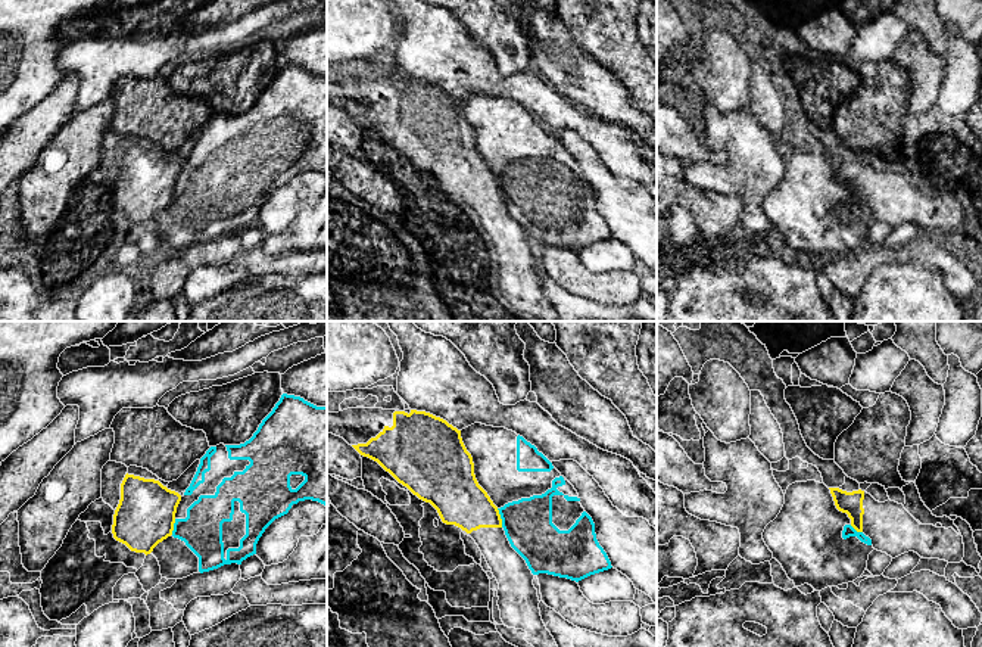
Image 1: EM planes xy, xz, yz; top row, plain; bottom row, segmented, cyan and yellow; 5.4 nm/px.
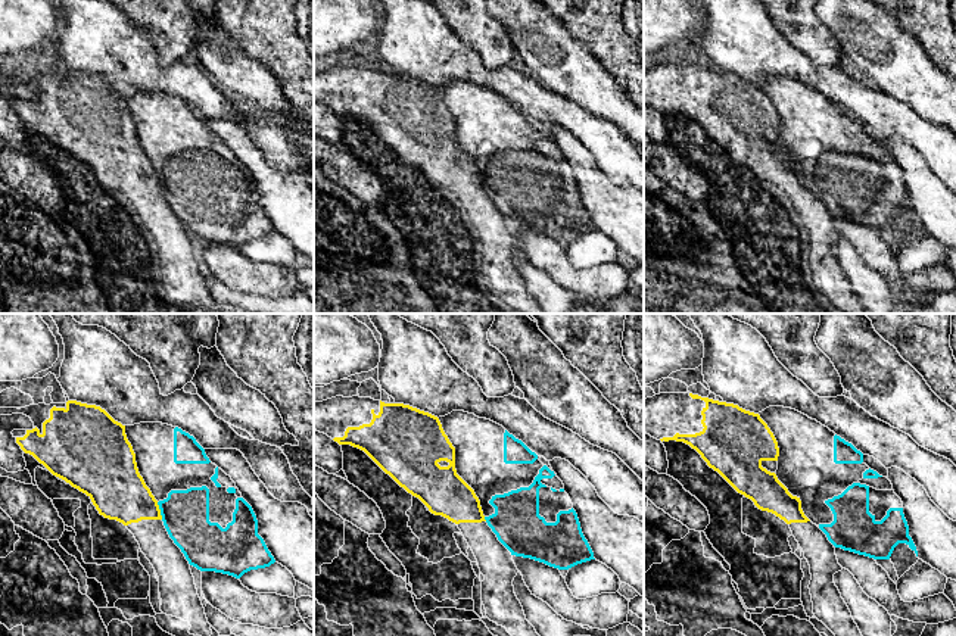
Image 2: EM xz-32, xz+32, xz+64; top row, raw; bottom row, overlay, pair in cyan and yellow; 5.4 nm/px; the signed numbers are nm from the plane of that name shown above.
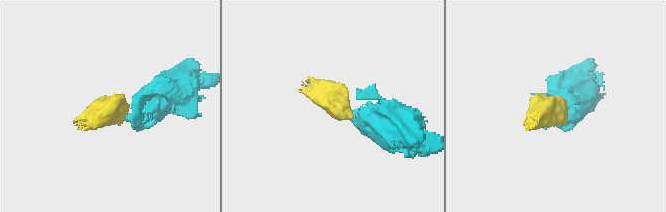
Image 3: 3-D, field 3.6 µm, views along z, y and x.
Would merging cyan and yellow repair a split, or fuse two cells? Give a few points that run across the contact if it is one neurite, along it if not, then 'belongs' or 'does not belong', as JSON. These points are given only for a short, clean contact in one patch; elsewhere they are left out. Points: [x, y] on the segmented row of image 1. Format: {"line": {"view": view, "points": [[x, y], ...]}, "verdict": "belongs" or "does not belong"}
{"line": {"view": "xz", "points": [[496, 509], [502, 526]]}, "verdict": "does not belong"}

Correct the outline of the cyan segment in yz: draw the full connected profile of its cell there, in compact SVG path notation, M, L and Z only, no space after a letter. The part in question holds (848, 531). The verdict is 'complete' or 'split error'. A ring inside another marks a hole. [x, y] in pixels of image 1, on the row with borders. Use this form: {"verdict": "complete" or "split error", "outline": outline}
{"verdict": "split error", "outline": "M816 480L788 486L785 504L763 539L795 587L808 584L816 591L860 578L875 550L836 508L830 489Z"}

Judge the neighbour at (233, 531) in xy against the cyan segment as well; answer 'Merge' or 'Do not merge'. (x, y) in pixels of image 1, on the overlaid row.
Merge

